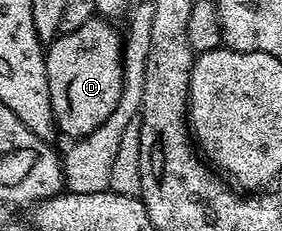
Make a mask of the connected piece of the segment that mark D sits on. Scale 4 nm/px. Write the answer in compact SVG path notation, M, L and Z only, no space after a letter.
M89 19L80 29L59 34L45 48L48 93L52 93L52 109L57 130L80 140L100 128L116 108L122 89L123 32L118 32L109 19Z

